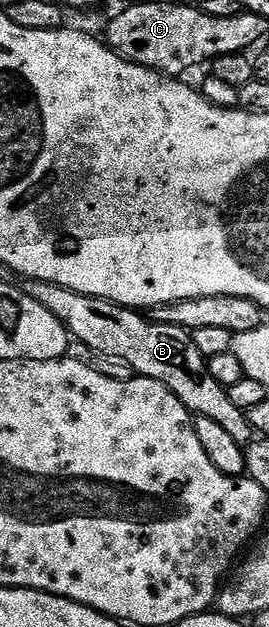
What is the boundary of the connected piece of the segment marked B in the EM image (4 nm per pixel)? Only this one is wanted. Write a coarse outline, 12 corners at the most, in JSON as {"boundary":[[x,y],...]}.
{"boundary":[[28,279],[23,292],[91,351],[165,385],[252,442],[192,332]]}

